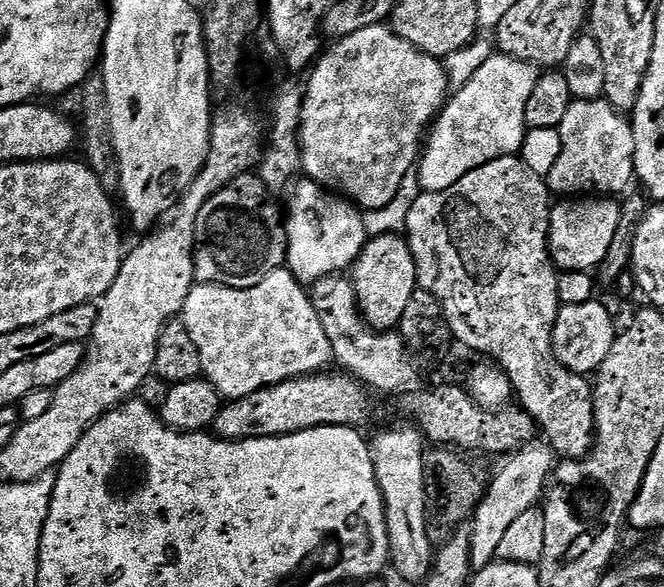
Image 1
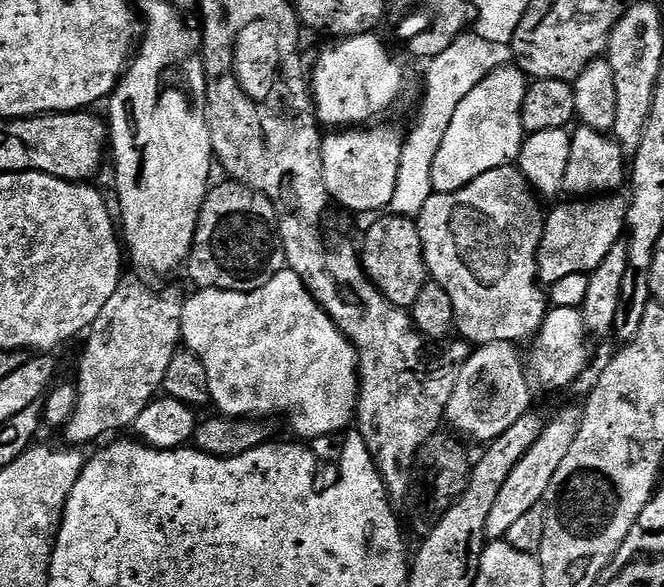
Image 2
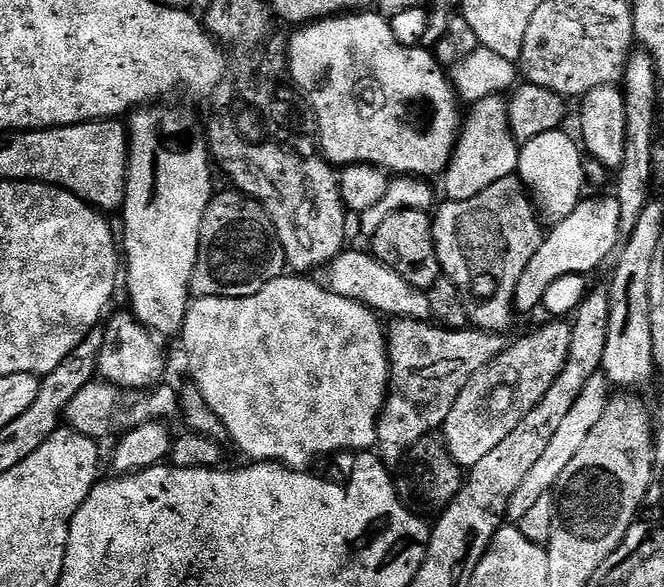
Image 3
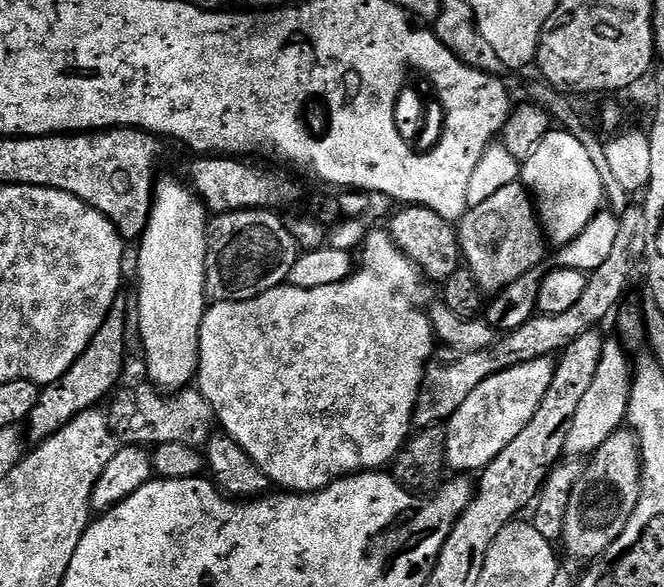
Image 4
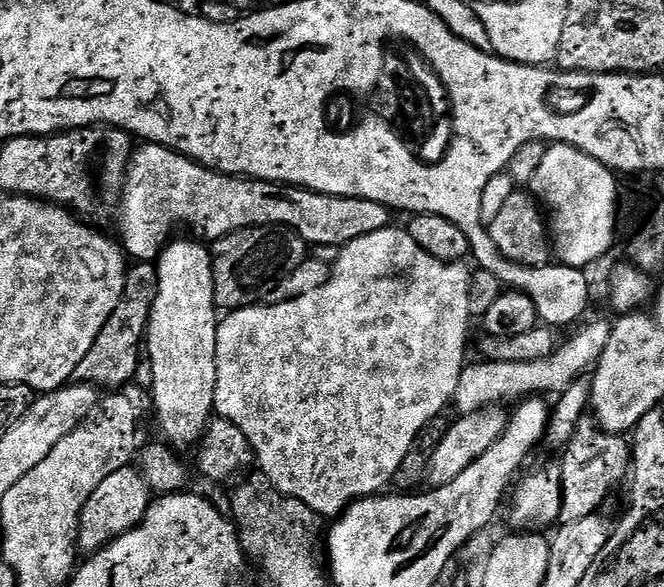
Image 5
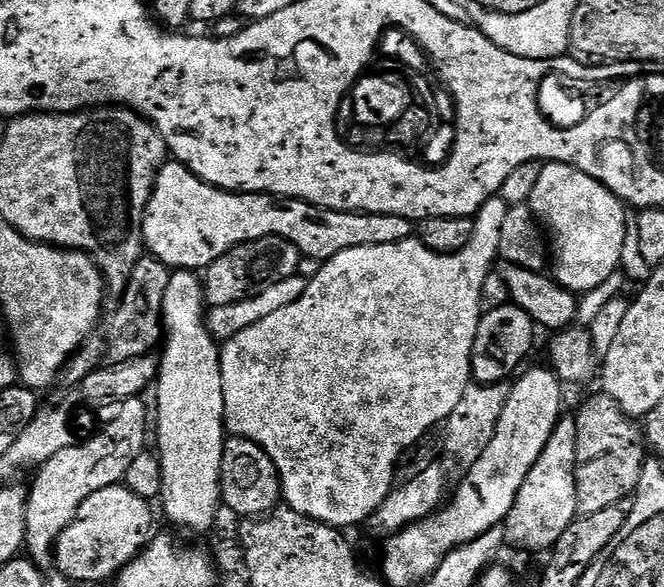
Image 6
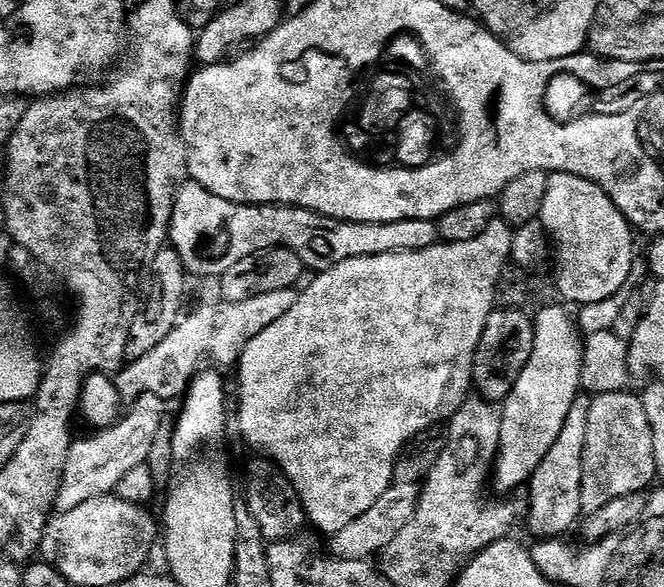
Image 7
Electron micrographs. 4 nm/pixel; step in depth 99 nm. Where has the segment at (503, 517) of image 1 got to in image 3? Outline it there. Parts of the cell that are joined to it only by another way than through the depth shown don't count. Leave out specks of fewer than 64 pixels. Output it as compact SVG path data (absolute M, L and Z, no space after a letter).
M604 374L590 378L590 382L586 382L586 390L582 390L582 394L578 398L578 402L574 402L570 414L566 414L566 419L562 421L558 434L554 434L554 438L550 440L550 446L546 448L542 458L538 458L537 465L530 470L530 474L526 476L522 486L518 486L517 493L510 500L506 514L509 523L518 524L526 516L527 511L538 503L538 498L549 495L559 485L562 470L566 470L566 466L570 466L570 458L575 458L578 450L582 450L586 438L590 438L590 432L594 430L594 426L598 426L598 420L602 418L602 414L606 414L606 406L610 399L608 388L610 389L610 380Z

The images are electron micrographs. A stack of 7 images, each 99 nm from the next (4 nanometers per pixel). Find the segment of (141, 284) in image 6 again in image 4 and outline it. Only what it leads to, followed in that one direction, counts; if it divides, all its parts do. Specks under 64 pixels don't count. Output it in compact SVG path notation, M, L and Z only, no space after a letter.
M120 306L112 307L86 350L74 362L74 366L70 366L70 370L62 374L62 378L58 378L41 391L40 401L36 403L26 421L27 443L28 440L32 446L43 443L52 435L58 434L80 412L95 409L100 404L99 400L107 401L113 395L117 387L115 384L120 380L120 371L124 368L124 331L127 328L128 320L124 317L123 310Z

